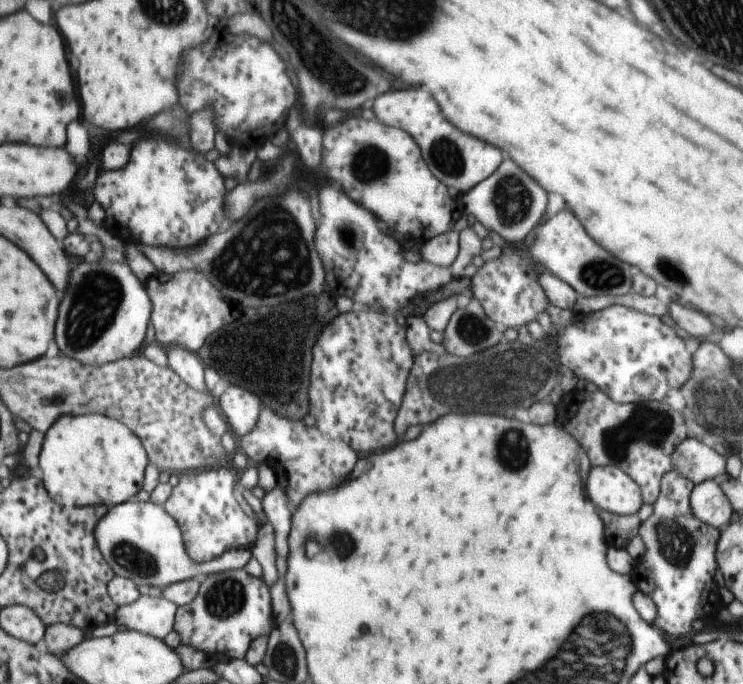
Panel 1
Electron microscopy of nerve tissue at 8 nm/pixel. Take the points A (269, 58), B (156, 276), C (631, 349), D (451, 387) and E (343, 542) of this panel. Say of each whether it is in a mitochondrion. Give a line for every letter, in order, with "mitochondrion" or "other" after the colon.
A: other
B: other
C: mitochondrion
D: mitochondrion
E: mitochondrion

